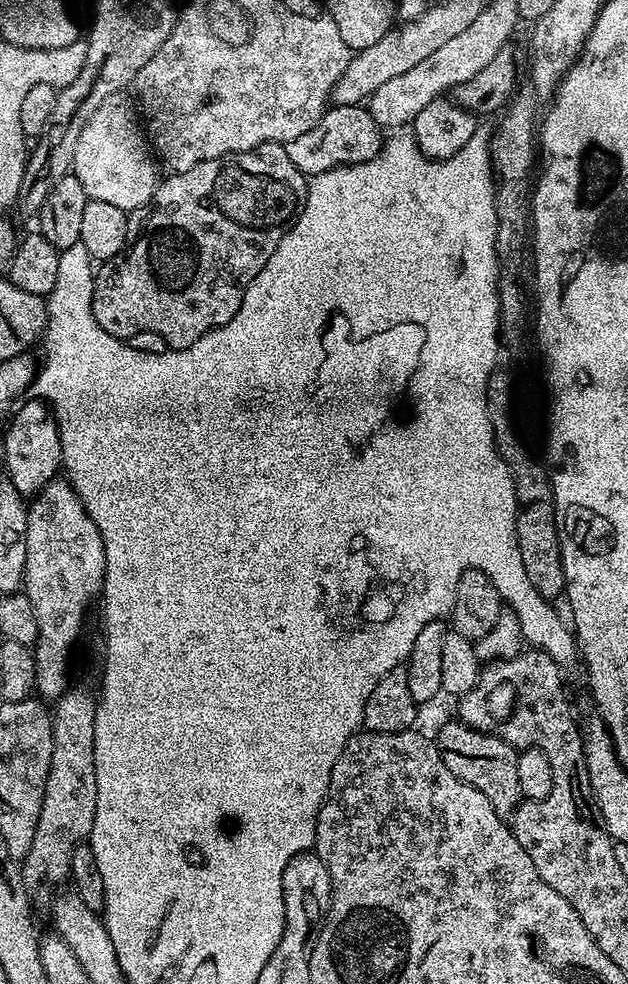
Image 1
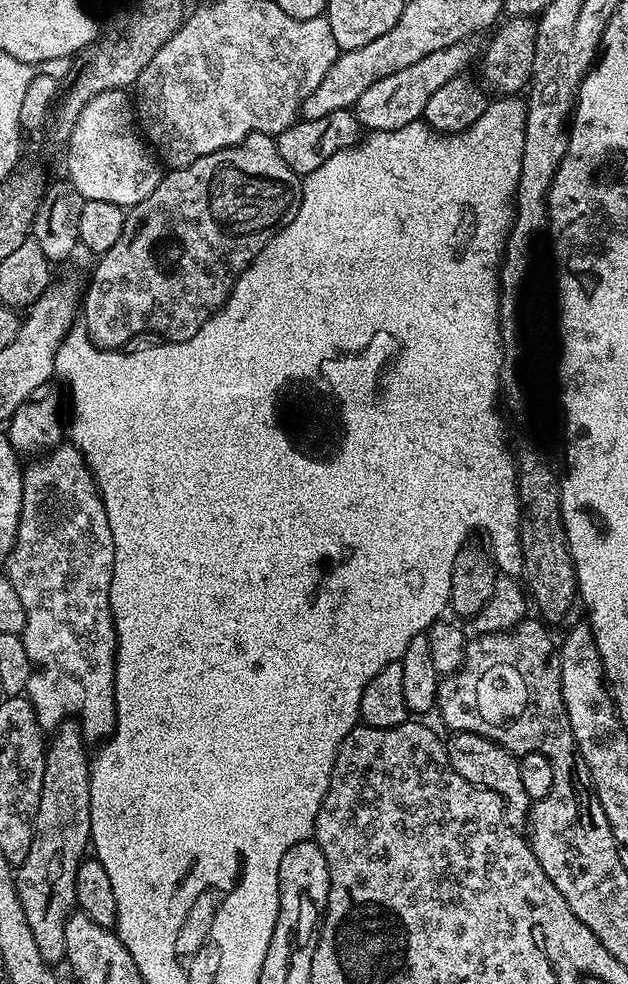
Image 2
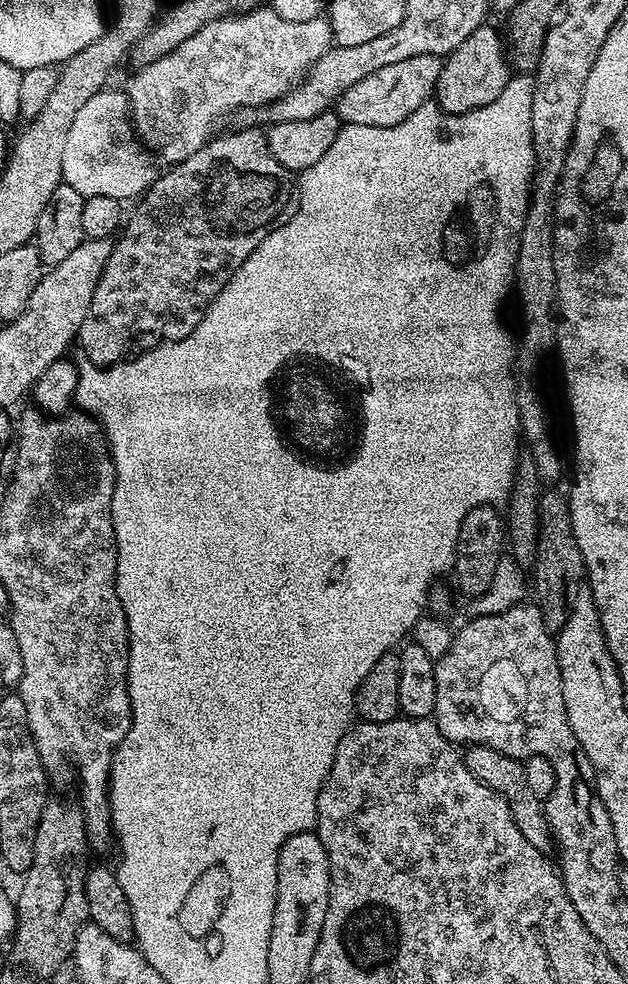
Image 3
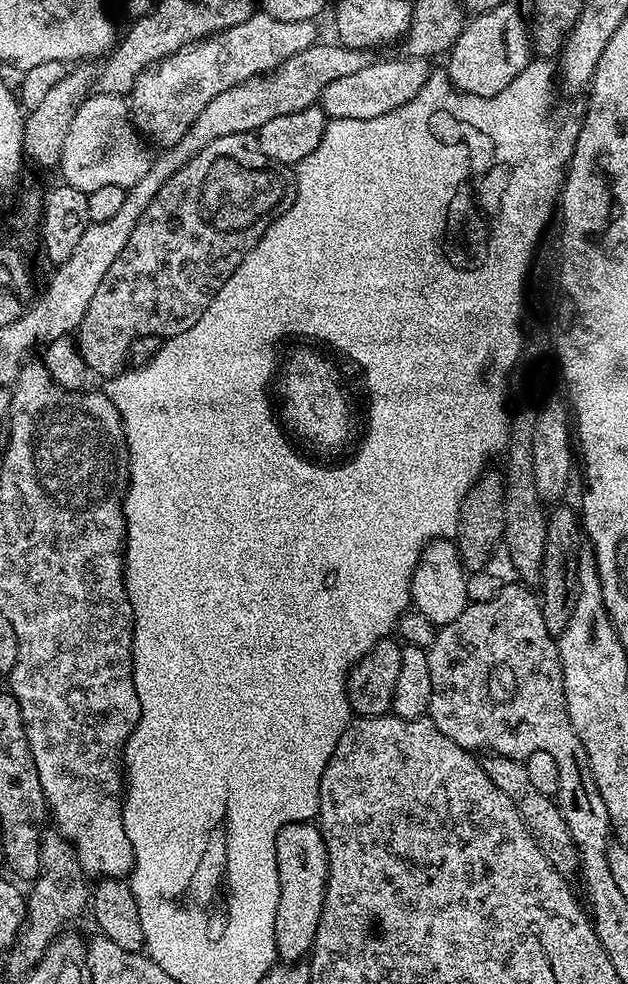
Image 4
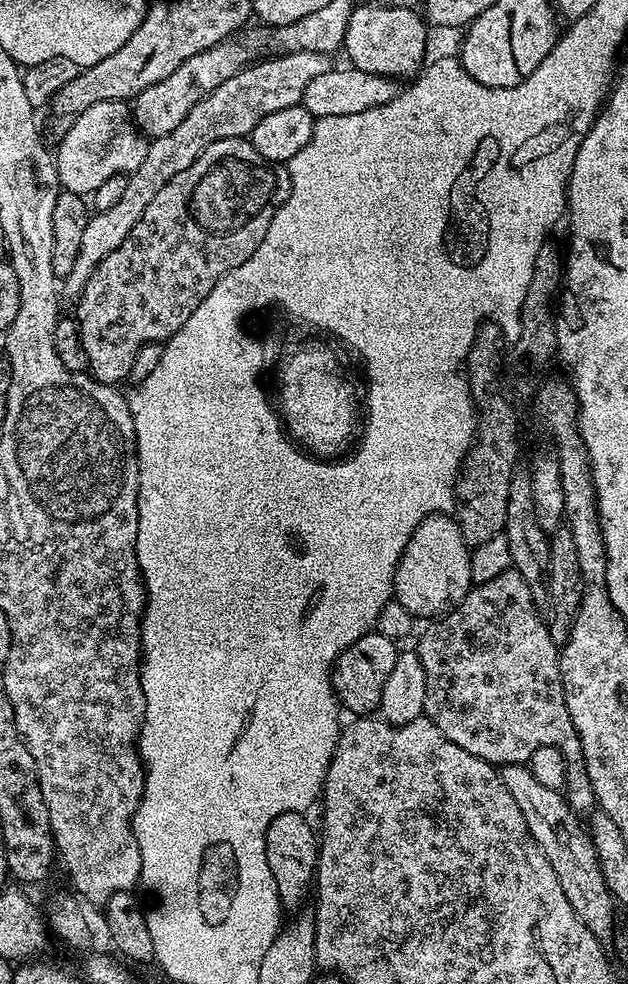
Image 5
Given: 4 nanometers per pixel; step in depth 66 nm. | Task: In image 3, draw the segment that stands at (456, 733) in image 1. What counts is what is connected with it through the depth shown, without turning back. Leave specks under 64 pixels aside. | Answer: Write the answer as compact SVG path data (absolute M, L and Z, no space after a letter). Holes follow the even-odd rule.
M485 744L465 747L462 755L466 770L470 770L470 774L474 774L478 782L493 788L510 806L512 820L518 826L518 830L522 830L526 842L530 842L530 846L534 846L539 852L551 853L554 848L552 826L548 822L548 815L544 812L542 801L536 797L534 790L530 790L530 785L526 782L523 763Z

